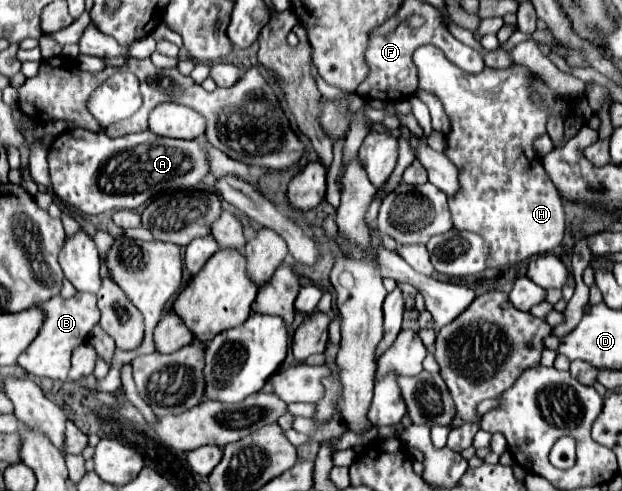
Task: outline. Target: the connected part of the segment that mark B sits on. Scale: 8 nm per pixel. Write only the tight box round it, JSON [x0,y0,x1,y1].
[18,292,100,380]

